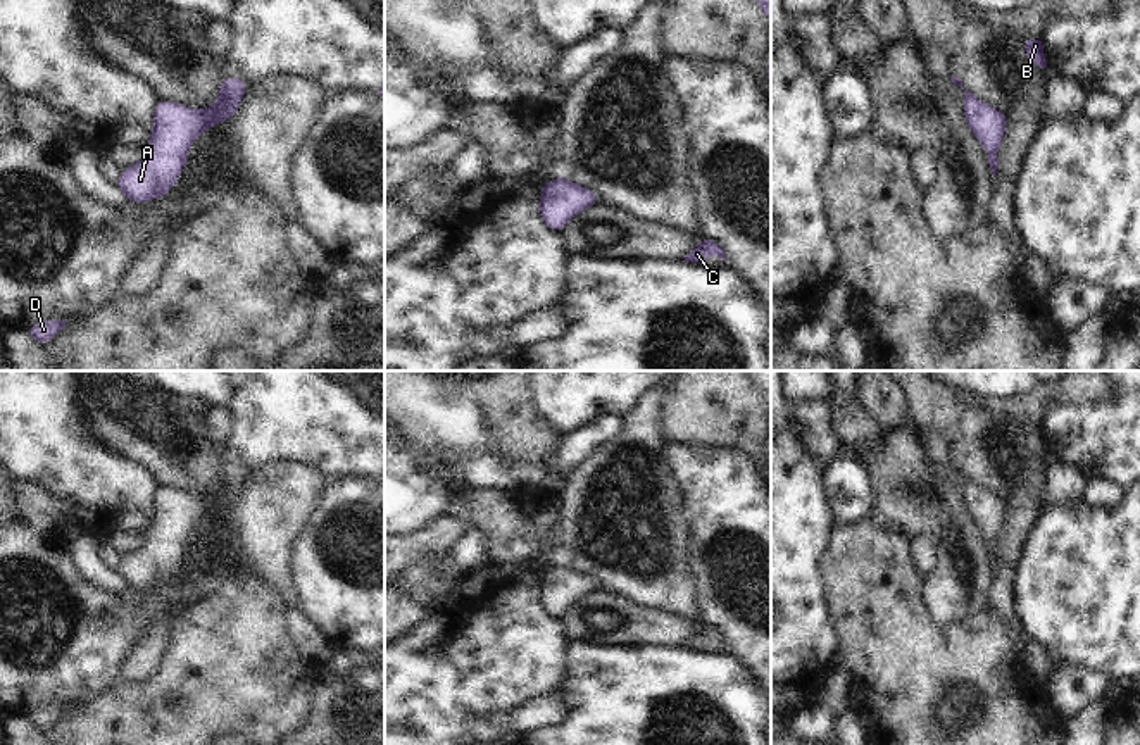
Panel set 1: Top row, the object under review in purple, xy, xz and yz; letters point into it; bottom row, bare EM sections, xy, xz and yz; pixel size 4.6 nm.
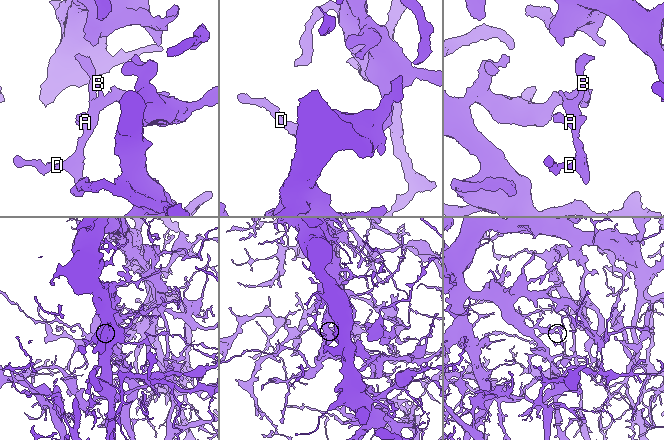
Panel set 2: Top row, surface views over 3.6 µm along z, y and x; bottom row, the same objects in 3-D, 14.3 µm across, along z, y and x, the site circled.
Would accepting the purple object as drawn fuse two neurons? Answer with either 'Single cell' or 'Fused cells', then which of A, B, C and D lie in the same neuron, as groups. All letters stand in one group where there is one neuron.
Single cell. Groups: A B C D.

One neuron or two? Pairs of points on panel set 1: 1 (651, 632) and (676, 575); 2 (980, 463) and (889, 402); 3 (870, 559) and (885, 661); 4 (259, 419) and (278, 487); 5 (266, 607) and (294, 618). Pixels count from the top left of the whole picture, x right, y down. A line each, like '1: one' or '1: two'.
1: two
2: two
3: one
4: two
5: two

